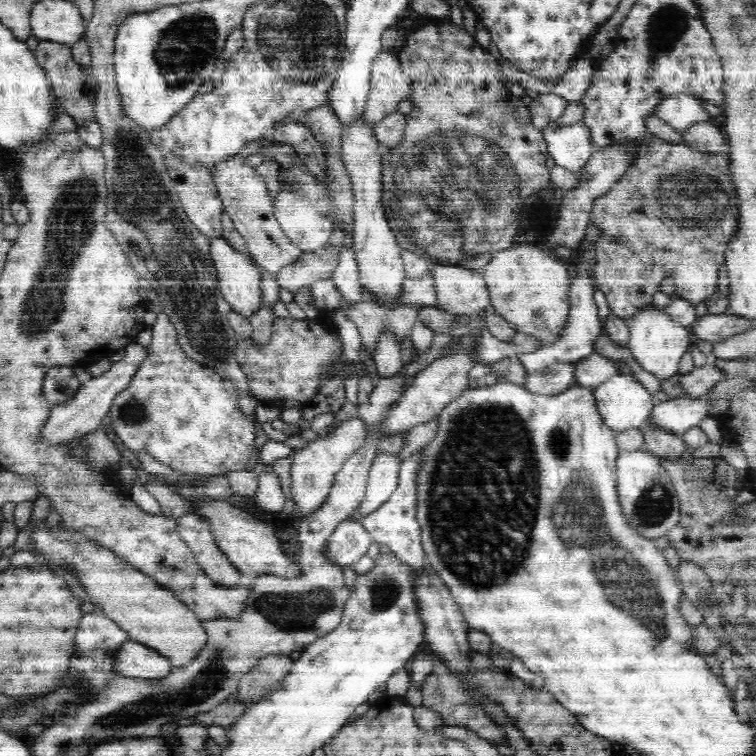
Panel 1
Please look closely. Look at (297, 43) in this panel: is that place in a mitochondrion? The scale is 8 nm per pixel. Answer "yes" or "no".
yes

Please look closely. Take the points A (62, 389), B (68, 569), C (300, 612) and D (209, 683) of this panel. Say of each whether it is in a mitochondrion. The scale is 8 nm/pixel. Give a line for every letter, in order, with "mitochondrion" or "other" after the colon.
A: other
B: other
C: mitochondrion
D: mitochondrion

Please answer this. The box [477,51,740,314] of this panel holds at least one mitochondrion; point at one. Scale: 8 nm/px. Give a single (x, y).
(693, 188)

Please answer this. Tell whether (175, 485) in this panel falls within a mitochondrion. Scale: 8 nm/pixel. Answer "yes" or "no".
no

